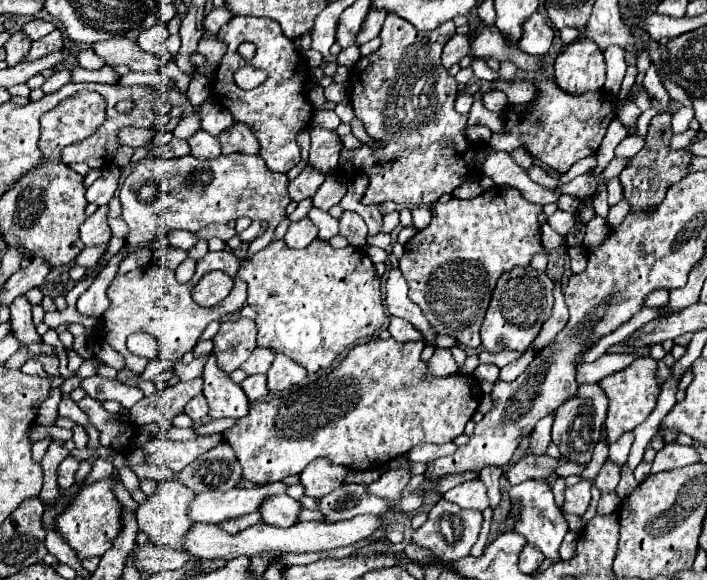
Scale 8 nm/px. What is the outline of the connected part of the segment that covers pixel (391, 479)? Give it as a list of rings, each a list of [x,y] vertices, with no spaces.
[[[396,470],[396,472],[386,472],[382,474],[376,482],[368,484],[368,494],[380,496],[384,500],[388,500],[390,504],[398,504],[404,486],[408,484],[410,474],[408,470]]]

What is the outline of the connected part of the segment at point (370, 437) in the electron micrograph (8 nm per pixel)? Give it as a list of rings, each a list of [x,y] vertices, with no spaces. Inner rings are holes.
[[[376,338],[354,346],[344,362],[320,380],[310,382],[308,386],[298,388],[288,396],[254,402],[250,412],[222,434],[224,440],[234,448],[234,454],[242,466],[242,476],[254,484],[280,482],[286,476],[300,474],[318,456],[352,470],[380,470],[386,462],[404,456],[418,444],[452,442],[464,432],[466,422],[480,404],[480,384],[474,376],[464,374],[426,377],[426,362],[420,358],[422,348],[422,340],[396,342],[394,338]]]

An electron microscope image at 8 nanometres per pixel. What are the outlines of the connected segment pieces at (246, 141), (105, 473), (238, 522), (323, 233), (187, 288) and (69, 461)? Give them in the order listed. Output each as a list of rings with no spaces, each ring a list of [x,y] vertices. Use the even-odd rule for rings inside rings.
[[[232,124],[218,136],[222,154],[258,154],[260,152],[260,142],[256,140],[256,134],[248,124]]]
[[[98,458],[98,462],[94,464],[90,476],[84,480],[84,486],[86,486],[86,484],[92,484],[92,482],[96,482],[96,480],[100,480],[100,478],[108,478],[112,472],[114,472],[112,464],[110,464],[108,460],[104,460],[104,458]]]
[[[252,512],[252,514],[238,516],[238,518],[232,518],[232,520],[222,522],[222,530],[226,530],[228,534],[236,534],[236,532],[242,532],[242,530],[254,526],[254,524],[260,524],[260,522],[262,522],[260,512]]]
[[[312,208],[312,210],[308,212],[308,218],[316,224],[316,228],[318,228],[318,238],[330,240],[332,236],[338,234],[338,220],[332,218],[328,212],[322,212],[320,208]]]
[[[220,250],[220,252],[208,252],[202,260],[198,260],[198,264],[196,264],[196,274],[194,274],[194,278],[192,278],[190,282],[186,282],[186,284],[176,282],[174,270],[170,270],[170,268],[166,268],[164,264],[158,264],[158,262],[150,262],[150,264],[146,264],[146,266],[140,266],[140,268],[136,268],[136,270],[124,274],[124,276],[116,276],[116,278],[112,280],[112,284],[108,286],[108,290],[106,290],[108,298],[110,298],[110,308],[102,314],[102,318],[100,318],[102,324],[100,324],[98,332],[96,332],[98,338],[102,338],[106,344],[110,344],[110,346],[112,346],[118,354],[122,354],[122,358],[124,358],[124,368],[118,370],[116,380],[118,380],[118,382],[128,382],[128,380],[140,376],[140,374],[144,372],[146,364],[150,362],[148,358],[136,356],[136,354],[132,354],[132,352],[126,348],[126,340],[128,340],[130,334],[134,334],[134,332],[148,332],[148,334],[152,334],[154,340],[160,344],[160,346],[158,346],[158,358],[162,358],[162,360],[178,360],[178,358],[182,358],[186,352],[190,352],[190,350],[196,346],[200,334],[206,330],[206,326],[208,326],[212,320],[218,320],[218,318],[222,318],[222,316],[226,316],[226,314],[230,314],[230,312],[234,312],[234,310],[240,310],[240,308],[246,304],[246,284],[244,284],[244,280],[238,280],[238,278],[236,278],[236,272],[240,270],[240,264],[244,264],[244,260],[242,260],[240,256],[236,256],[234,252],[228,252],[228,250]],[[208,270],[222,270],[222,272],[234,276],[234,278],[236,278],[236,286],[234,286],[232,292],[224,298],[224,302],[220,302],[218,306],[202,308],[202,306],[198,306],[198,304],[192,300],[190,292],[192,292],[194,284],[196,284]]]
[[[72,456],[62,460],[62,464],[58,466],[58,484],[60,484],[60,488],[68,488],[68,486],[74,484],[74,472],[78,470],[78,464],[80,462]]]

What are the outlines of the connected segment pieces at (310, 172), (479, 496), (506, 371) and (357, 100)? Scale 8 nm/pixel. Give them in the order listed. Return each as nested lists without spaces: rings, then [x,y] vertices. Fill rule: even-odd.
[[[310,164],[300,172],[300,176],[296,176],[290,184],[288,184],[288,194],[294,202],[300,202],[308,196],[314,196],[314,192],[318,190],[318,186],[324,182],[324,174],[320,174],[318,170],[314,170]]]
[[[468,480],[464,484],[458,484],[456,488],[452,488],[444,494],[444,500],[454,502],[460,508],[474,508],[474,510],[480,510],[480,512],[488,508],[486,488],[480,480]]]
[[[530,348],[526,354],[520,356],[520,360],[514,360],[512,364],[504,366],[504,368],[500,370],[500,378],[502,378],[504,382],[512,382],[512,380],[516,380],[516,378],[522,374],[522,370],[534,360],[536,354],[538,354],[538,350],[532,350],[532,348]]]
[[[388,12],[386,22],[380,30],[382,46],[370,54],[360,58],[356,66],[352,66],[350,76],[350,102],[354,100],[354,114],[358,120],[362,120],[366,132],[380,140],[384,144],[382,150],[370,150],[368,146],[362,146],[358,150],[342,149],[340,164],[344,160],[350,160],[354,164],[356,174],[368,174],[370,184],[364,192],[362,204],[382,204],[386,200],[400,202],[400,204],[414,204],[414,206],[432,206],[442,194],[452,192],[460,182],[462,176],[470,172],[478,172],[480,162],[484,160],[482,150],[468,144],[464,136],[464,124],[468,116],[462,116],[454,110],[456,100],[456,80],[450,78],[448,70],[444,70],[440,62],[440,54],[444,44],[456,34],[454,22],[444,22],[436,30],[426,34],[420,34],[412,24],[408,24],[404,18],[396,16],[394,12]]]

